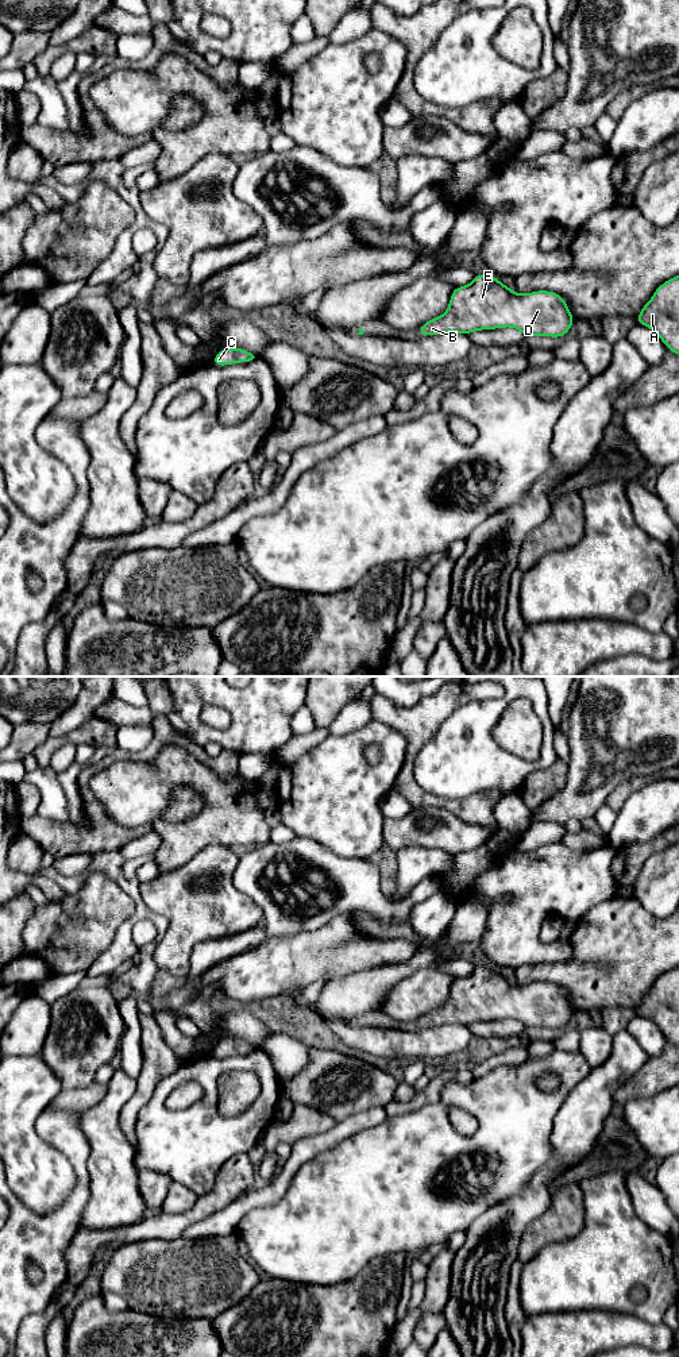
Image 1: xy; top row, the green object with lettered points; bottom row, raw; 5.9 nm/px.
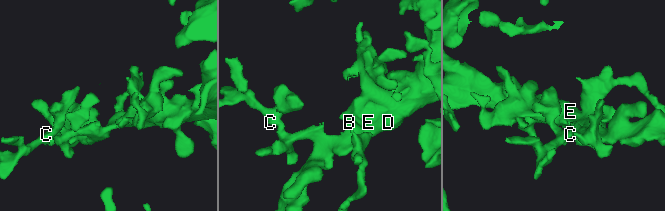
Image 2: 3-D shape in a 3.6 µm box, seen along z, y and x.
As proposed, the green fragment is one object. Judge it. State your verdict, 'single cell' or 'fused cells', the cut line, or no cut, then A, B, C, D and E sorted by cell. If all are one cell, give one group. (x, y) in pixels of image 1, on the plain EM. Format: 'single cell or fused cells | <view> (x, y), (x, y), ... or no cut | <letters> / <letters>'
single cell | no cut | A B C D E

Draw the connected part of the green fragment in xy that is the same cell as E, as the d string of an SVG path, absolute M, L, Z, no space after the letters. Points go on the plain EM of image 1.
M475 965L466 978L455 978L448 1001L420 1017L418 1026L468 1026L474 1022L512 1018L525 1029L563 1029L574 1017L566 991L551 982L520 986L490 965Z

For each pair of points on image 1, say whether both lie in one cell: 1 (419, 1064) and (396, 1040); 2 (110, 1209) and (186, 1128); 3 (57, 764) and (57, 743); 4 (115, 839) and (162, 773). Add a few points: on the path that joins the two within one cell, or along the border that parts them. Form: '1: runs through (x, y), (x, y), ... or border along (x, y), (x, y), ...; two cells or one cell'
1: border along (406, 1059), (421, 1059), (424, 1061); two cells
2: border along (134, 1149), (134, 1164), (139, 1169); two cells
3: border along (74, 746), (62, 746), (53, 755), (49, 766); two cells
4: border along (100, 804), (122, 824), (150, 824), (154, 828); two cells

